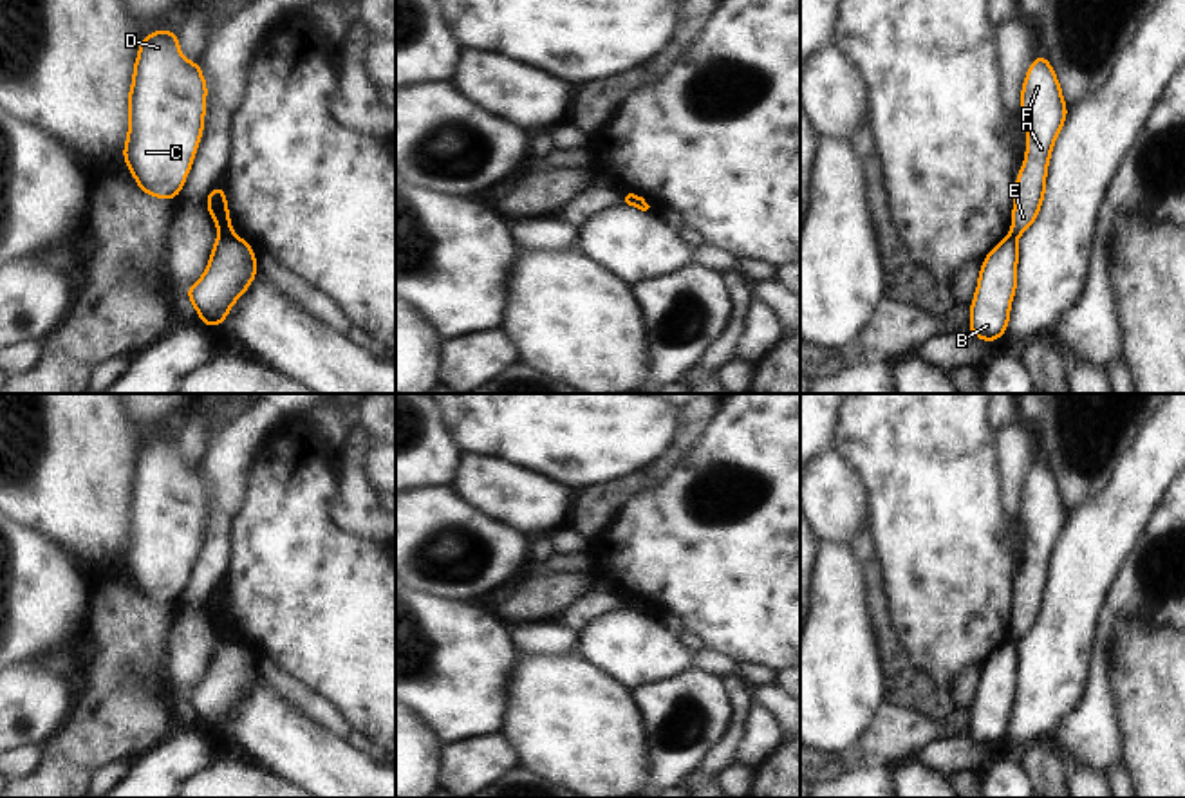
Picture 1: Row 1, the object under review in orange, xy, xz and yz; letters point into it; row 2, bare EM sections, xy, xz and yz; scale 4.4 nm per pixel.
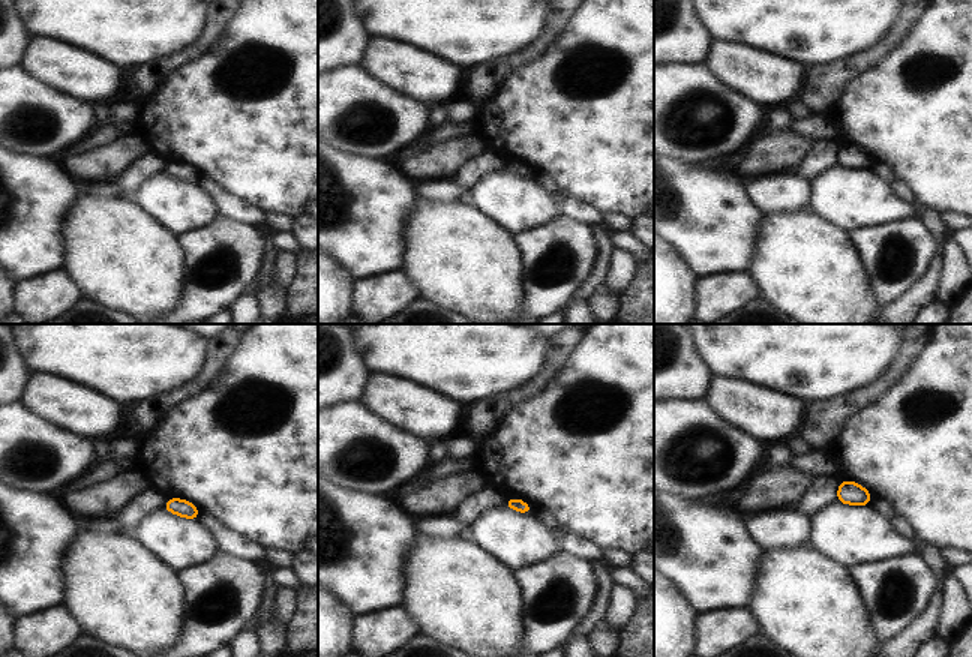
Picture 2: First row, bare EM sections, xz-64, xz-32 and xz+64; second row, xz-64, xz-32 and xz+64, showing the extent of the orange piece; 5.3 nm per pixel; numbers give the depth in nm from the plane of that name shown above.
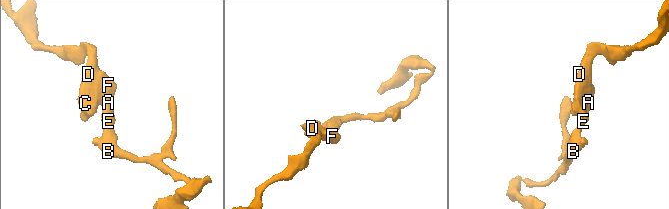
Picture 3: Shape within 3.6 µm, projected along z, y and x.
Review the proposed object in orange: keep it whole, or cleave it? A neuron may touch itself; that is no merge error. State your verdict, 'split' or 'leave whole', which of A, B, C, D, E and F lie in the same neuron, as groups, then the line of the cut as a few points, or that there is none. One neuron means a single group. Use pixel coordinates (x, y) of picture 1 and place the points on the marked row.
split | A C D E F / B | xy (221, 230), (235, 237)

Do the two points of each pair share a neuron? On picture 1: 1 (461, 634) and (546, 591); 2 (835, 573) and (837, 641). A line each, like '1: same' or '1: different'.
1: different
2: same

